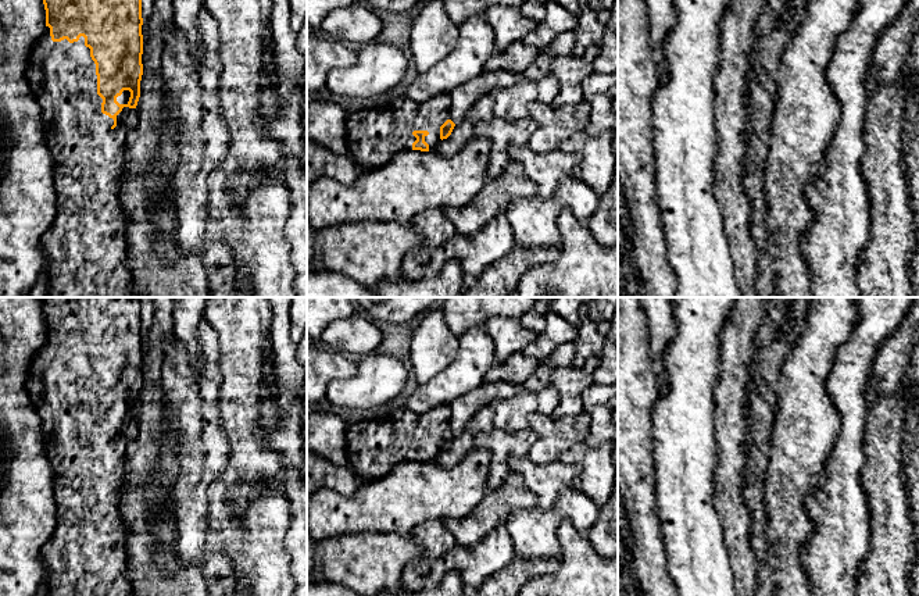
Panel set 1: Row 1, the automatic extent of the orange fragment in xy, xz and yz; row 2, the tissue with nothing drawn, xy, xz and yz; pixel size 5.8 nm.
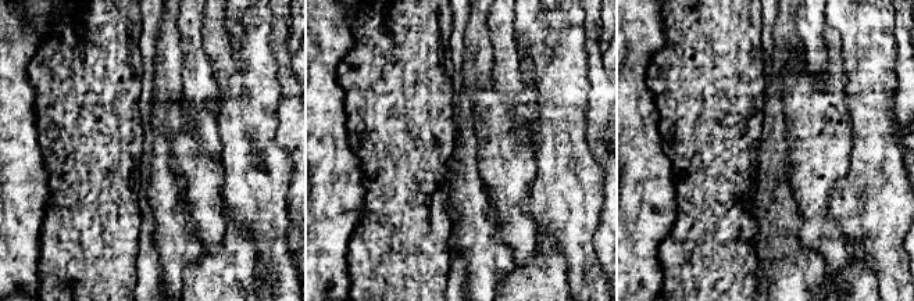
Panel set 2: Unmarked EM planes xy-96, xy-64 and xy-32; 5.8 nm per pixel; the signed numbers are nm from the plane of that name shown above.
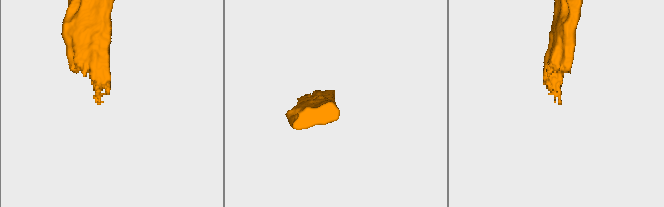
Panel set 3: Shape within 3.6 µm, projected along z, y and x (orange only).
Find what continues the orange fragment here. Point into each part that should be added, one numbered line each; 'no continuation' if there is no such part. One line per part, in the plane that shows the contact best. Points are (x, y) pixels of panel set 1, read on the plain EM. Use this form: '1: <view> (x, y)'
1: xy (86, 555)

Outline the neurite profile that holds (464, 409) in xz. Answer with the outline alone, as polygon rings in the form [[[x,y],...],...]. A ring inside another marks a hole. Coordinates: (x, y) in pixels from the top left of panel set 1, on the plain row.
[[[507,381],[483,382],[479,388],[454,399],[451,410],[451,432],[458,436],[465,425],[486,406],[494,400],[507,400],[518,393],[518,388]]]

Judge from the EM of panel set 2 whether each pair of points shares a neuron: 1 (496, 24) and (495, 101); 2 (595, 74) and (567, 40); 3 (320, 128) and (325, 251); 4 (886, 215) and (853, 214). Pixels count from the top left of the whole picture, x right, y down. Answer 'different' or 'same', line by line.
1: different
2: different
3: same
4: same

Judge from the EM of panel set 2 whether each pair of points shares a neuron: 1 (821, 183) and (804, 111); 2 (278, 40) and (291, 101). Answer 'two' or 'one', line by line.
1: one
2: one

